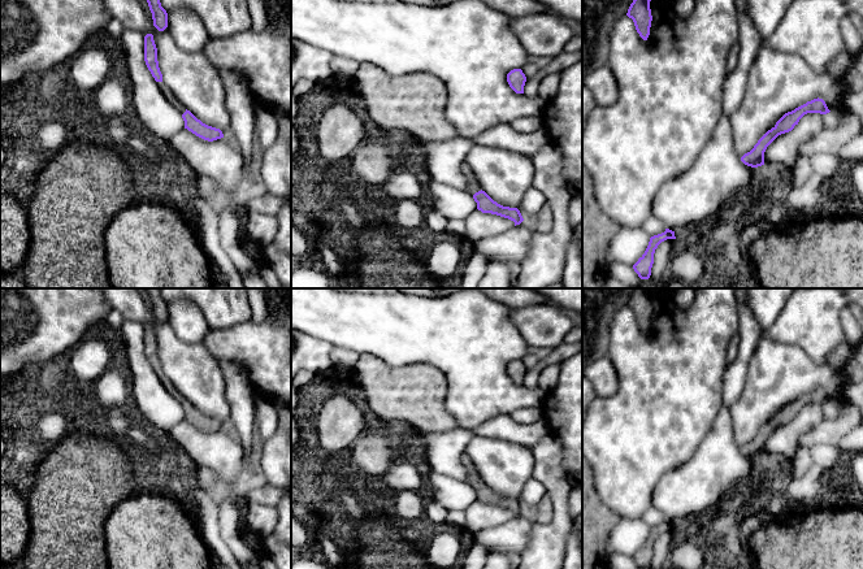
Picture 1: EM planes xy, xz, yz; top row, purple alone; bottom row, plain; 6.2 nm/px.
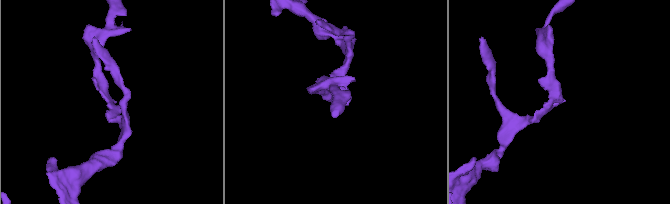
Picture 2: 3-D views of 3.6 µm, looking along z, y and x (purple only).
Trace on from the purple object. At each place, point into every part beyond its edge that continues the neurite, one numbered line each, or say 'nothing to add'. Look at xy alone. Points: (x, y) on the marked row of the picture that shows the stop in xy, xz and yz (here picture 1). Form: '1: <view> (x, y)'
1: xy (168, 94)

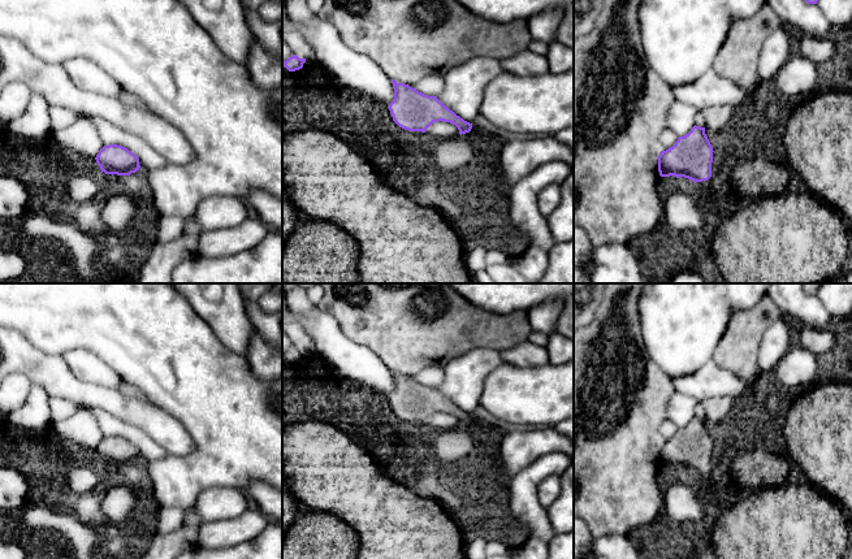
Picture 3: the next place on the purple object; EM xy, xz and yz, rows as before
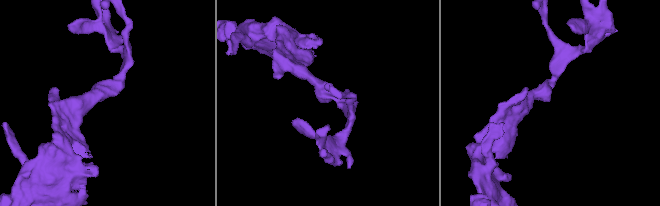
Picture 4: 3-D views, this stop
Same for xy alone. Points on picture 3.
nothing to add

